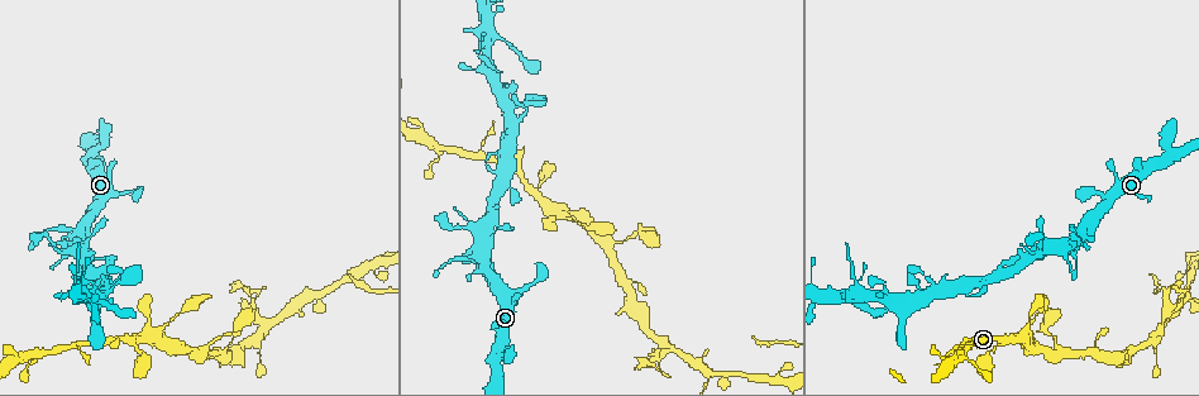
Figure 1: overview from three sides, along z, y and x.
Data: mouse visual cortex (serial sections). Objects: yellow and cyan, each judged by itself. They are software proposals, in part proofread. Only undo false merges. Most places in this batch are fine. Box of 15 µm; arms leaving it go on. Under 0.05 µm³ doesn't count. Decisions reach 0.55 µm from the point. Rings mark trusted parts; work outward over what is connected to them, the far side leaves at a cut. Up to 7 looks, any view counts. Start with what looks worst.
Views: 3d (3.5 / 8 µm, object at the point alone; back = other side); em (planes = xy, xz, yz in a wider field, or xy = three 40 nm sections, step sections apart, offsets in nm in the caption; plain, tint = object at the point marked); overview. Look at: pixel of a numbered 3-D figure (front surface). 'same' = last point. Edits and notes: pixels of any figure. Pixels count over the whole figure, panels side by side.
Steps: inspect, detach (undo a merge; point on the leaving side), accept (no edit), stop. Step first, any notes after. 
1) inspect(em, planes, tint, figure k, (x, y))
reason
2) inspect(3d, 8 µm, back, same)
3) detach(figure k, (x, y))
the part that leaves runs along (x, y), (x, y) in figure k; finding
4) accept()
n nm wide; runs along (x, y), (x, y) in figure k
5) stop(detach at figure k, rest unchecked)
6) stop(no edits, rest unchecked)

inspect(3d, 3.5 µm, figure 1, (269, 326))
three arms meet

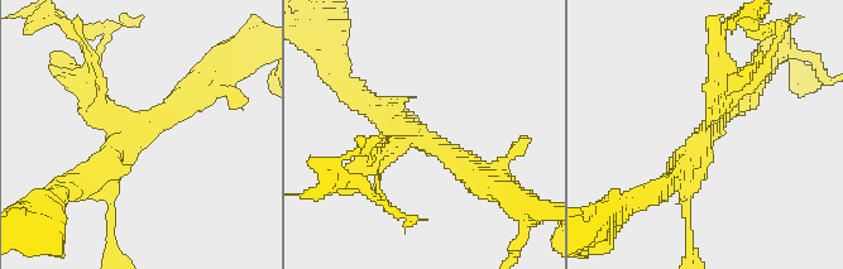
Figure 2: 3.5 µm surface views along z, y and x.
inspect(em, xy, step 1, tint, figure 2, (417, 137))
3 arms; arms of 250, 250, 250 nm

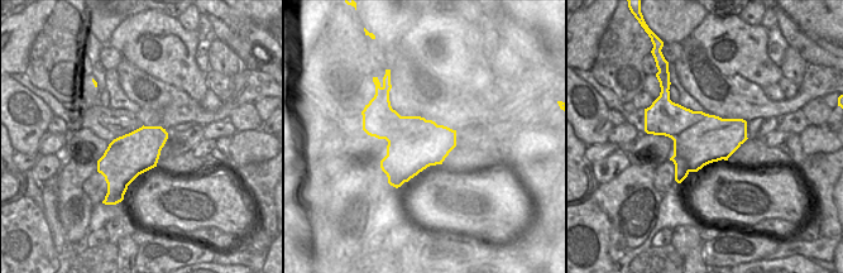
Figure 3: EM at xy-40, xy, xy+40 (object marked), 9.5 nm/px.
accept()
runs along (76, 188), (138, 130), (196, 91) in figure 2; continuous, no second cell

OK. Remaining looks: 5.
inspect(3d, 8 µm, figure 1, (721, 372))
a narrow waist

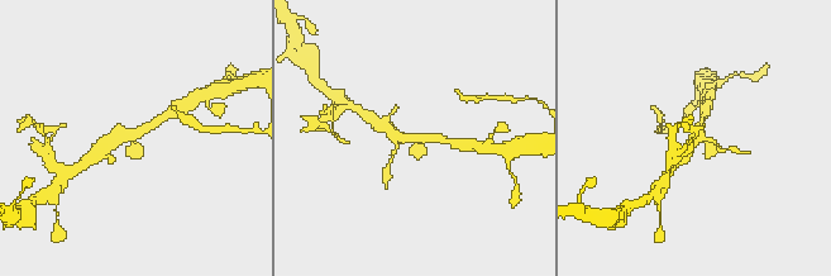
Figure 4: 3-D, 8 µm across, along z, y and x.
inspect(em, planes, tint, figure 4, (131, 135))
now the EM

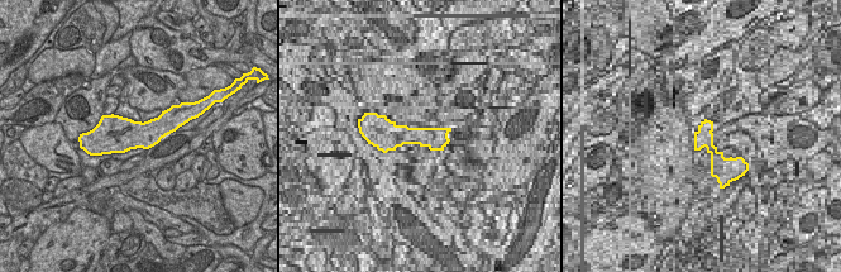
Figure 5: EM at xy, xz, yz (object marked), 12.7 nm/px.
accept()
runs along (100, 150), (163, 117) in figure 4; continuous, no second cell

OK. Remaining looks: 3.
inspect(3d, 3.5 µm, figure 1, (852, 297))
thin arm on a thick one

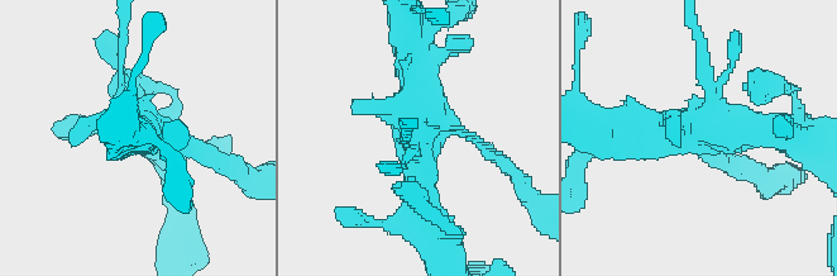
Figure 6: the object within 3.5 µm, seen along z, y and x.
inspect(em, xy, step 5, tint, figure 6, (691, 140))
need the tissue

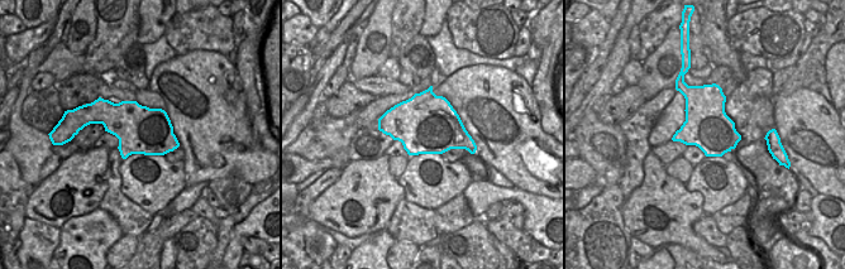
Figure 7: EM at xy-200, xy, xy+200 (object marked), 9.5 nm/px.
inspect(em, xy, step 3, tint, same)
cut it another way

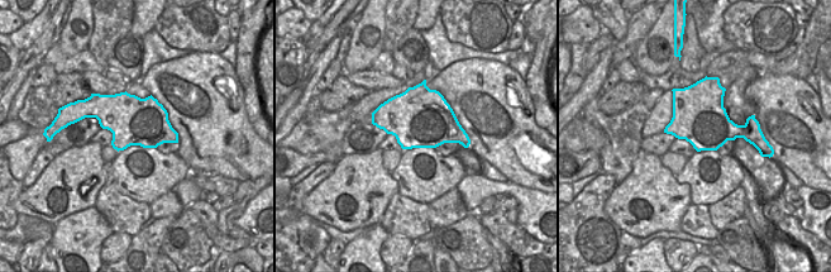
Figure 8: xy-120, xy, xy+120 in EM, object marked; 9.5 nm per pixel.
accept()
600 nm wide; runs along (427, 214), (420, 195), (412, 42) in figure 6; continuous, no second cell

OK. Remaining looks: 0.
stop(no edits, rest unchecked)

